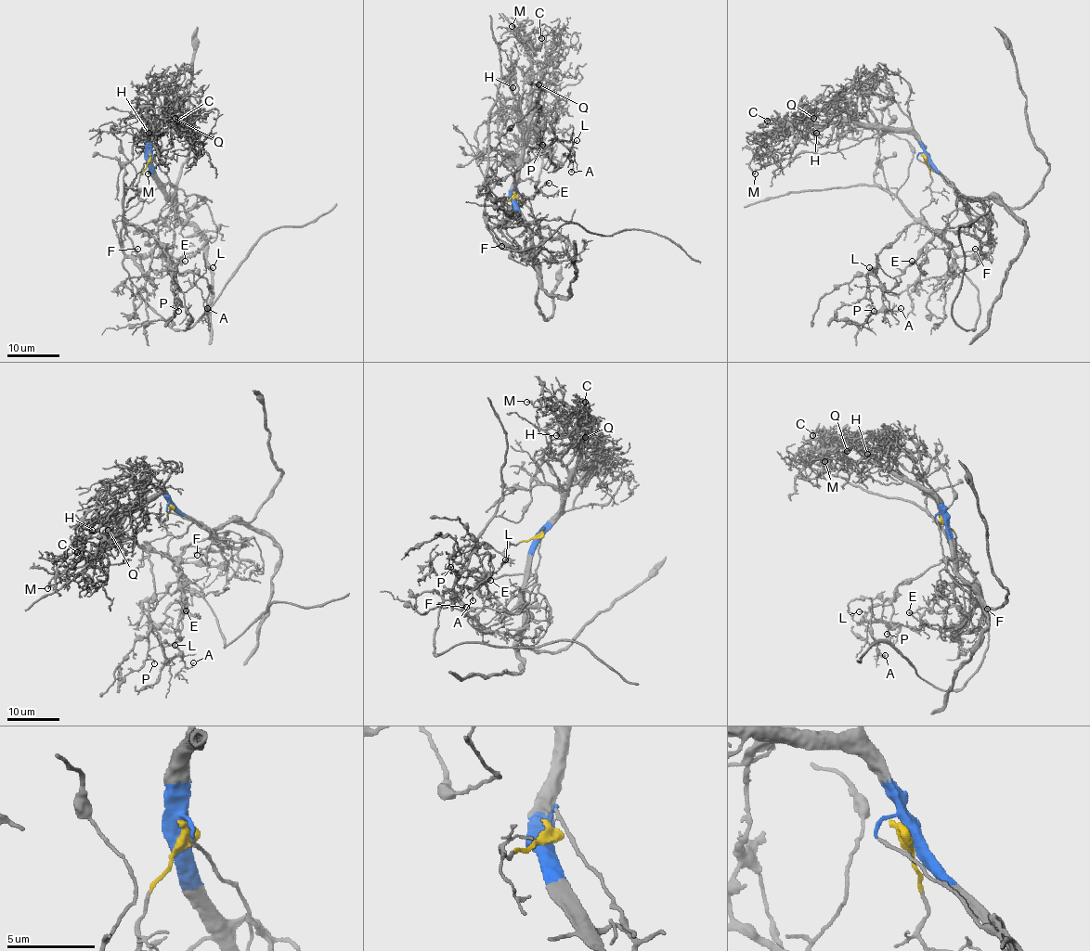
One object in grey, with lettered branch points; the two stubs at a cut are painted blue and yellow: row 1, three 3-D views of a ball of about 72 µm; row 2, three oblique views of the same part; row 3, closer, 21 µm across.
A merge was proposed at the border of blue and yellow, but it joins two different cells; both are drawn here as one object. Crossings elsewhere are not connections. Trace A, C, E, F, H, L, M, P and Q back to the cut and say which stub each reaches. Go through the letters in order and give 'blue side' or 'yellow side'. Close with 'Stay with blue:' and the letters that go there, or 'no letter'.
A: yellow side
C: blue side
E: yellow side
F: yellow side
H: blue side
L: yellow side
M: blue side
P: yellow side
Q: blue side
Stay with blue: C, H, M, Q

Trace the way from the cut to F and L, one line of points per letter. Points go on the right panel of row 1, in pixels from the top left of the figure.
F: (927, 159), (932, 181), (931, 202), (920, 211), (923, 221), (958, 255), (975, 249)
L: (927, 159), (931, 202), (879, 253), (876, 277), (883, 291), (888, 291), (896, 279), (880, 268), (868, 268)

